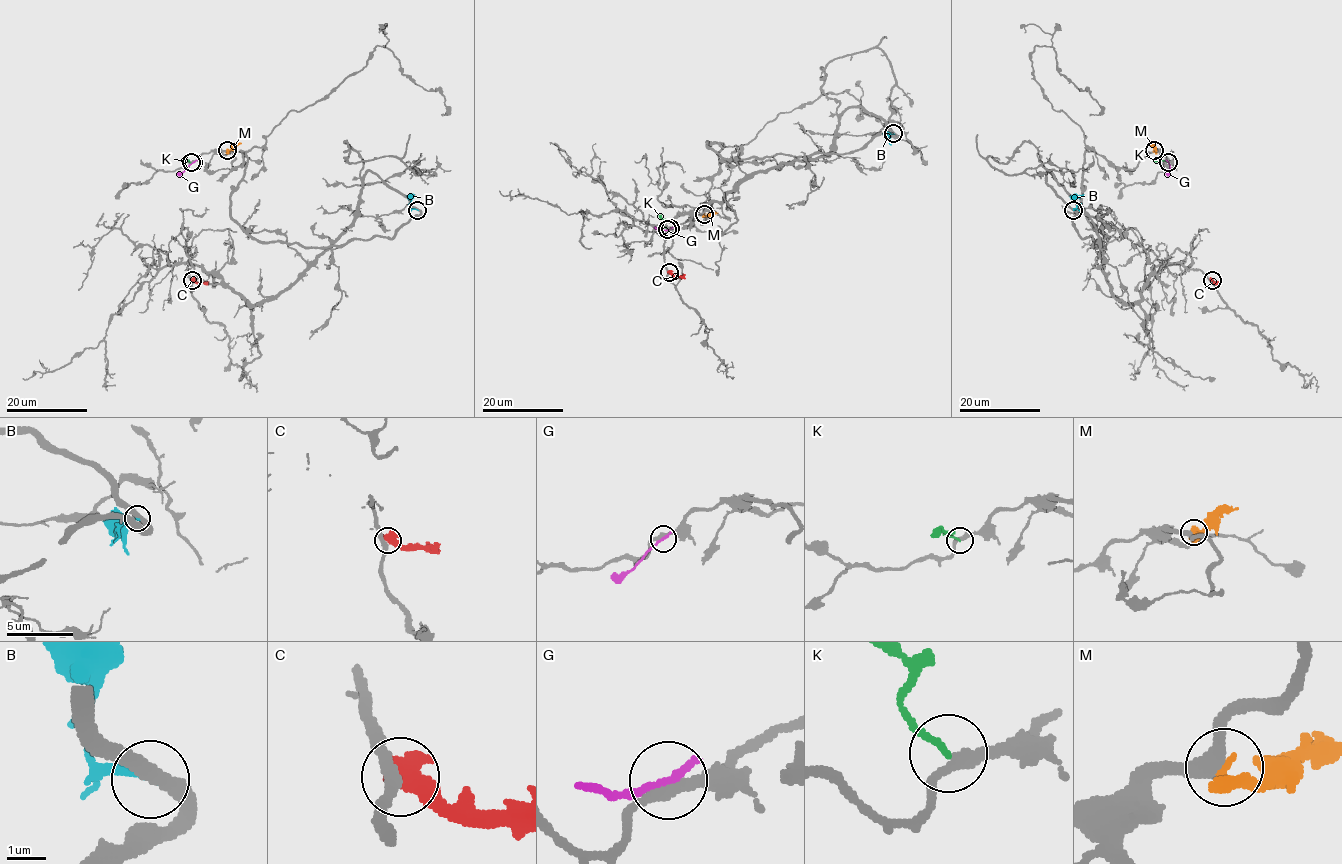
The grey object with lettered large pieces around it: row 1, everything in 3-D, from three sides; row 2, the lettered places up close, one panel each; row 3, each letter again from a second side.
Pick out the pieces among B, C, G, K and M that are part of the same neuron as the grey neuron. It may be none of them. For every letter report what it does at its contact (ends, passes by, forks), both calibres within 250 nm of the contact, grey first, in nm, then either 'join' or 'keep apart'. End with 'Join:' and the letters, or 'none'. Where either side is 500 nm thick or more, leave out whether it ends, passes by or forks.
B: it ends; calibres 400 and 190 nm; keep apart
C: calibres 340 and 600 nm; keep apart
G: it ends; calibres 280 and 240 nm; keep apart
K: it ends; calibres 280 and 150 nm; keep apart
M: calibres 340 and 500 nm; keep apart
Join: none

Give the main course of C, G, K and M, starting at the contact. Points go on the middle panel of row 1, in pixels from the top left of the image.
C: (669, 272), (685, 278)
G: (670, 229), (654, 227)
K: (667, 229), (659, 215)
M: (703, 215), (718, 213)

